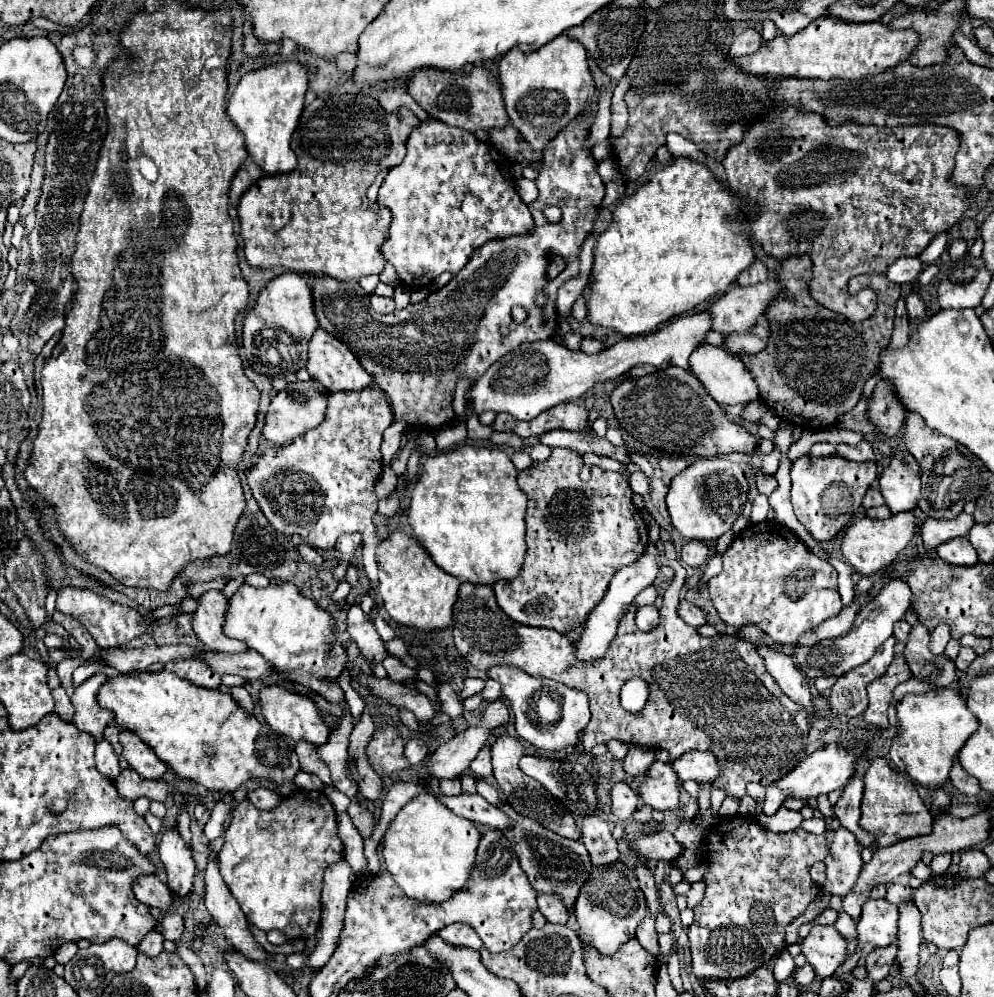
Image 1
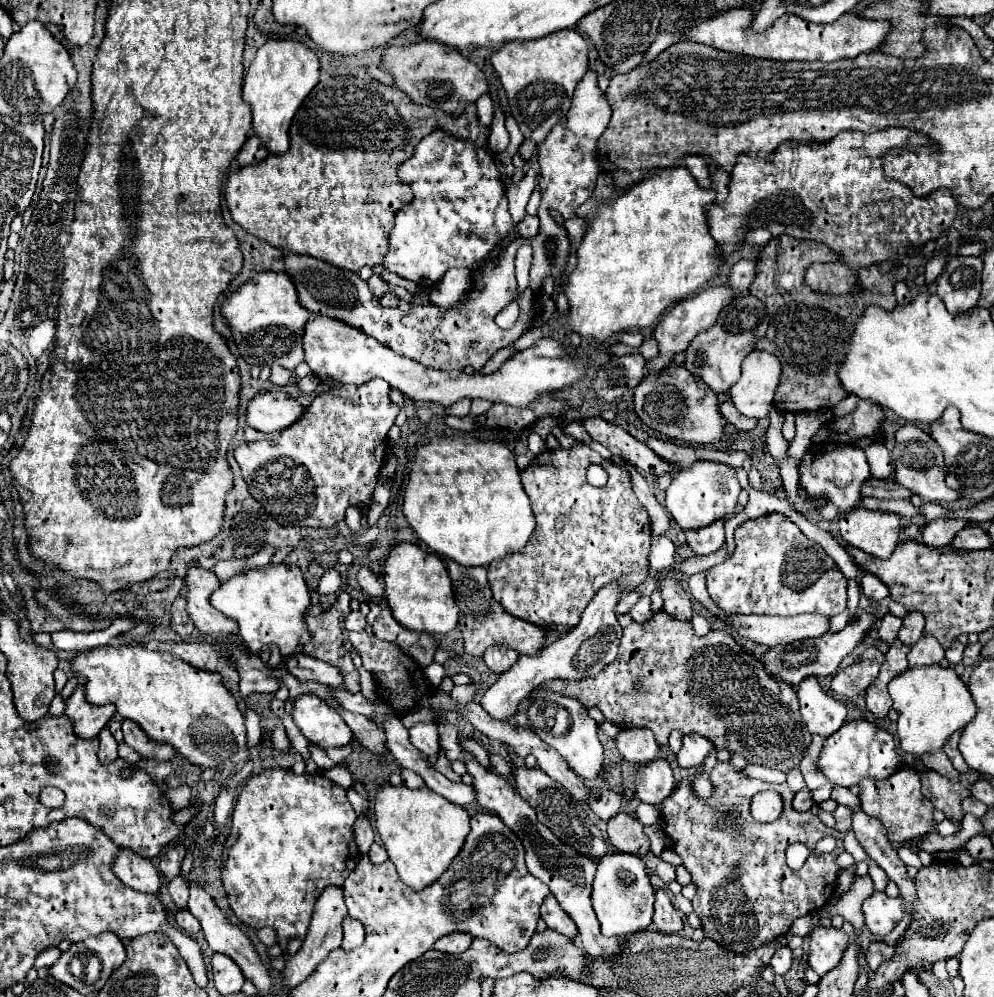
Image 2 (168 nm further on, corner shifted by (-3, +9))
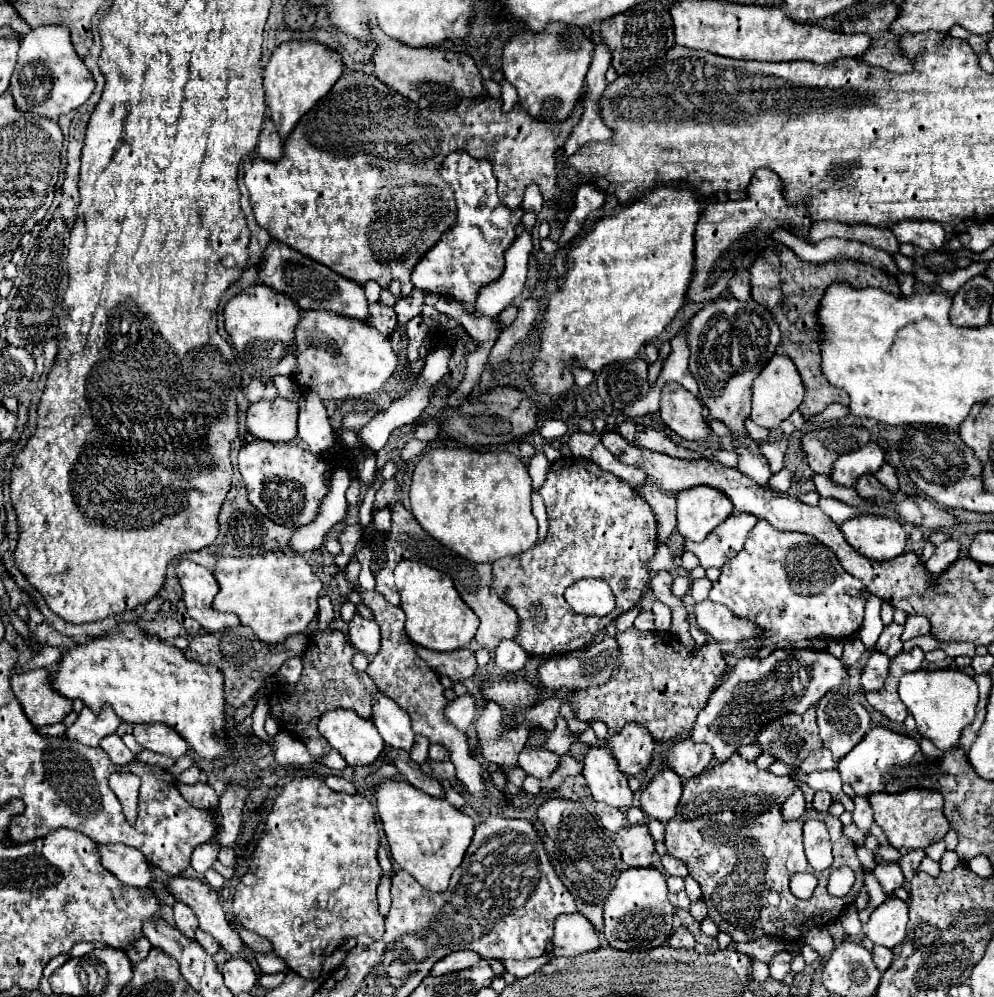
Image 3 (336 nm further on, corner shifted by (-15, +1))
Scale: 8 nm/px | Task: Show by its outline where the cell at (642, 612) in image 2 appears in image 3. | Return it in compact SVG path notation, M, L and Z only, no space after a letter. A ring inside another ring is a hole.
M642 610L634 620L634 628L638 630L654 630L654 614L652 610Z

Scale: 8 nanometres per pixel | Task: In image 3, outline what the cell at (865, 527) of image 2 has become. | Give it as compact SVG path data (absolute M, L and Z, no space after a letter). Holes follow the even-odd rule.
M862 514L840 526L848 544L870 560L892 560L904 552L906 530L898 520Z

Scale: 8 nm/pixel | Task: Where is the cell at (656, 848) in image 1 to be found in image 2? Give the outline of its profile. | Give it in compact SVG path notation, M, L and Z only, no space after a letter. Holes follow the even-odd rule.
M616 814L610 822L608 822L608 838L614 846L614 850L618 852L626 852L626 854L634 854L634 856L644 856L650 848L650 842L644 834L642 824L630 816L630 814Z

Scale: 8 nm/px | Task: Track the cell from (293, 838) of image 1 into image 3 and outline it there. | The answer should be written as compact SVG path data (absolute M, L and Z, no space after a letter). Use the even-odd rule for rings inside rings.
M296 778L274 798L264 822L264 834L250 857L249 870L238 880L232 906L246 930L252 930L274 944L274 952L284 958L290 970L304 978L320 976L322 954L334 952L344 938L366 934L380 940L384 918L378 912L376 888L382 868L376 860L378 828L374 808L368 798L330 790L320 778Z

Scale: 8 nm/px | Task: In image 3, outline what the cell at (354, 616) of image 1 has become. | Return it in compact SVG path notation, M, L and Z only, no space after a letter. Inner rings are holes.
M356 616L348 624L348 640L356 650L372 656L380 648L380 628L376 622Z

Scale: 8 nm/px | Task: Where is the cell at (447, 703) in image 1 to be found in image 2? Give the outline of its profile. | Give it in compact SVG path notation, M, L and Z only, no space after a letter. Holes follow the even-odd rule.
M432 662L430 666L424 668L424 674L426 674L426 678L430 680L432 686L440 686L440 682L442 682L442 678L444 678L444 666Z

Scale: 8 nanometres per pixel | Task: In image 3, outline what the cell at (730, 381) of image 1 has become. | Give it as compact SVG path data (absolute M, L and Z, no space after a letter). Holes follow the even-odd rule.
M774 354L772 360L762 368L752 384L752 414L750 420L762 428L778 428L784 418L788 418L802 402L804 386L794 362L788 356Z

